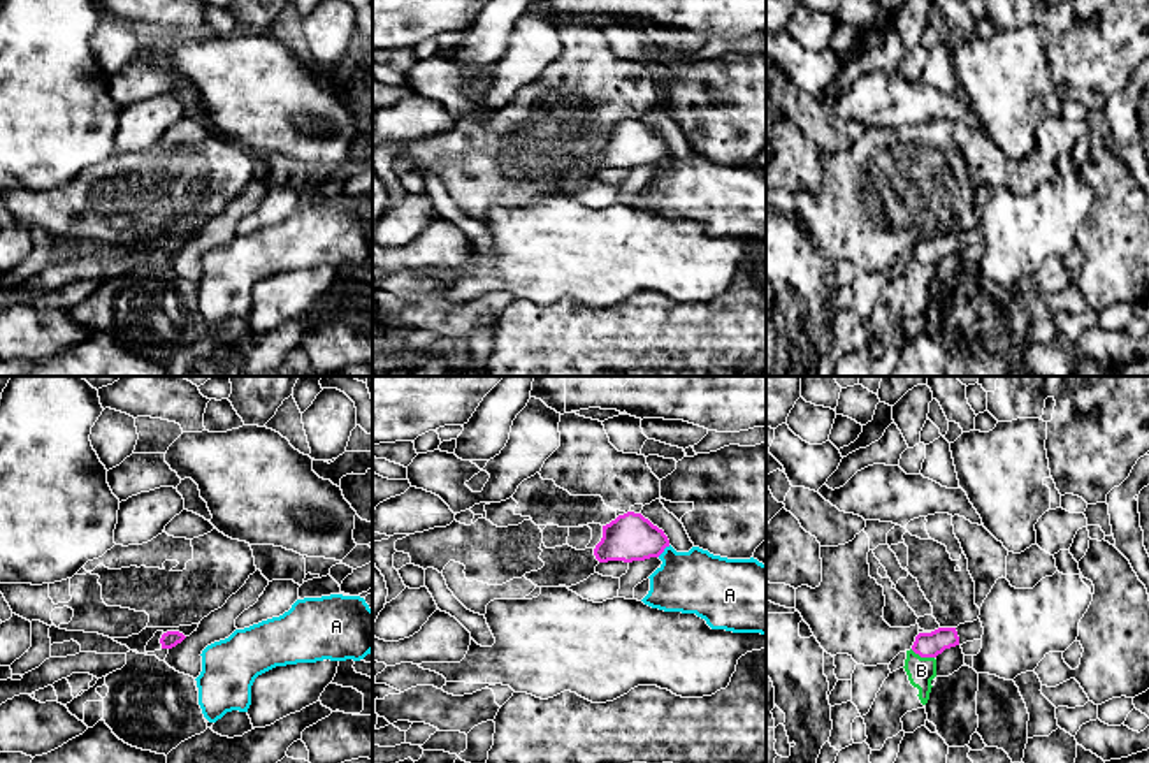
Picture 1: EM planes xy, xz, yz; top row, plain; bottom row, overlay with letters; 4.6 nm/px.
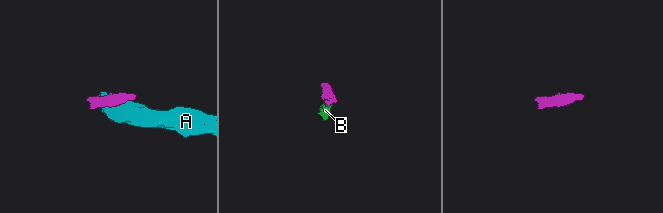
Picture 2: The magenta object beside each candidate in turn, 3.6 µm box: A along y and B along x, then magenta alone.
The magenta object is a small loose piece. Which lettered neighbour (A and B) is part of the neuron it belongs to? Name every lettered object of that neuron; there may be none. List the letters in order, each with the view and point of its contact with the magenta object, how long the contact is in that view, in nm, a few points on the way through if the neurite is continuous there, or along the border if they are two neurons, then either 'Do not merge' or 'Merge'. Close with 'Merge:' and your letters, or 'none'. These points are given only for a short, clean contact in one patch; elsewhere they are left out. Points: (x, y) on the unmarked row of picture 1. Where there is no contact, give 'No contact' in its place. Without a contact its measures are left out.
A: Touches magenta at xz (663, 157). Shared border 80 nm. Boundary: xz (670, 152), (657, 162). Do not merge
B: Touches magenta at yz (923, 262). Shared border 120 nm. Boundary: yz (910, 255), (921, 262), (933, 264). Do not merge
Merge: none

